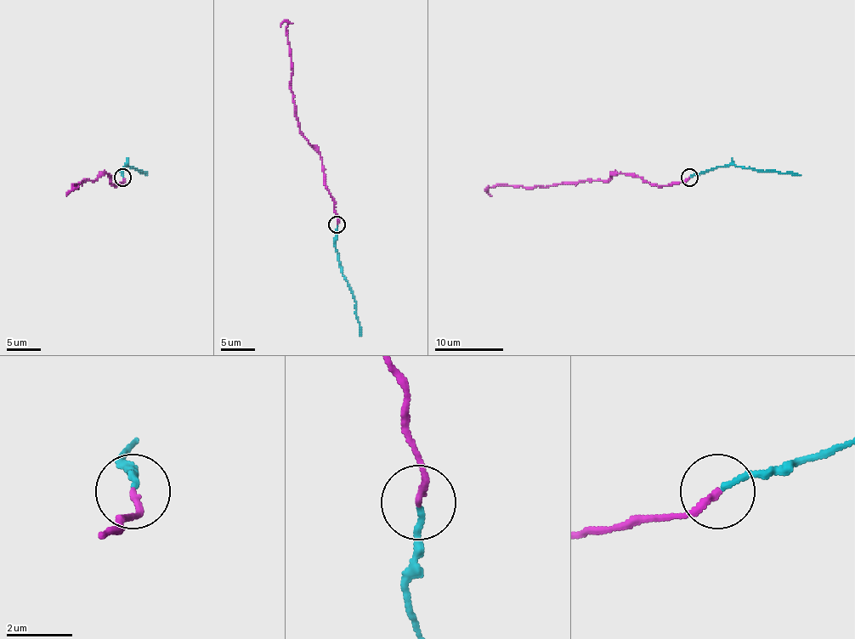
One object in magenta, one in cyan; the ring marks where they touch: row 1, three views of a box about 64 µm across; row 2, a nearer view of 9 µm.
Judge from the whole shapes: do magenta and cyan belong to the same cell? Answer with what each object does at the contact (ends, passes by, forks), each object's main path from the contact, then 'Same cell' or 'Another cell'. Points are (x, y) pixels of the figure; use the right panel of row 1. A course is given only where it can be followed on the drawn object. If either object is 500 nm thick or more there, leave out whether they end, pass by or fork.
At the ring magenta ends. At the ring cyan ends. Course of magenta: (689, 177), (682, 182), (654, 185), (639, 177), (614, 173), (607, 180), (488, 187), (486, 190), (491, 195). Course of cyan: (691, 177), (708, 170), (735, 165), (801, 175). Another cell

